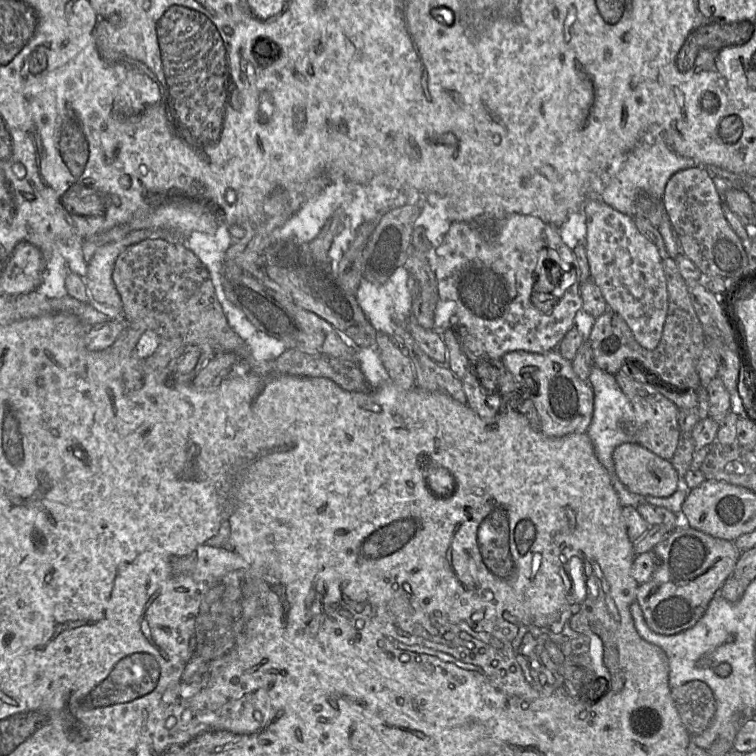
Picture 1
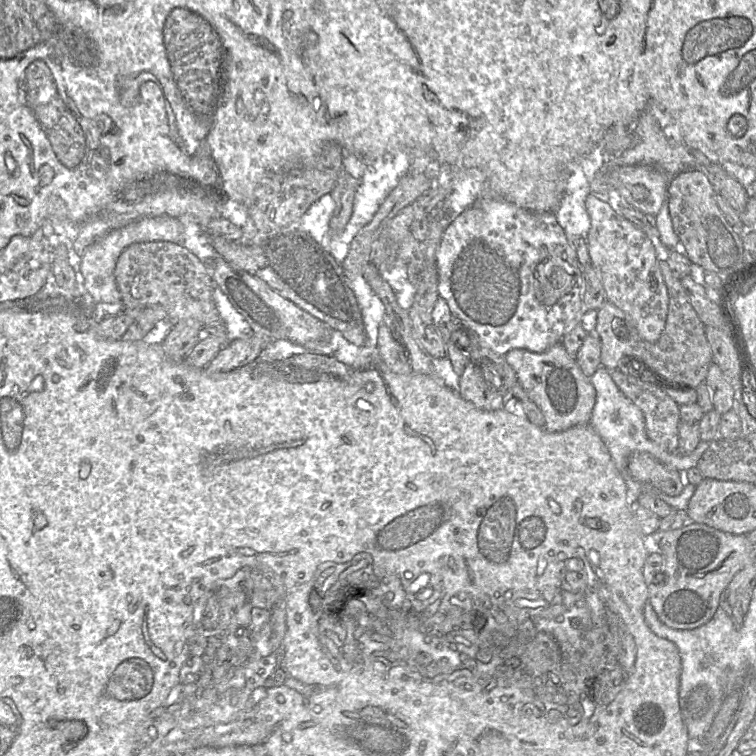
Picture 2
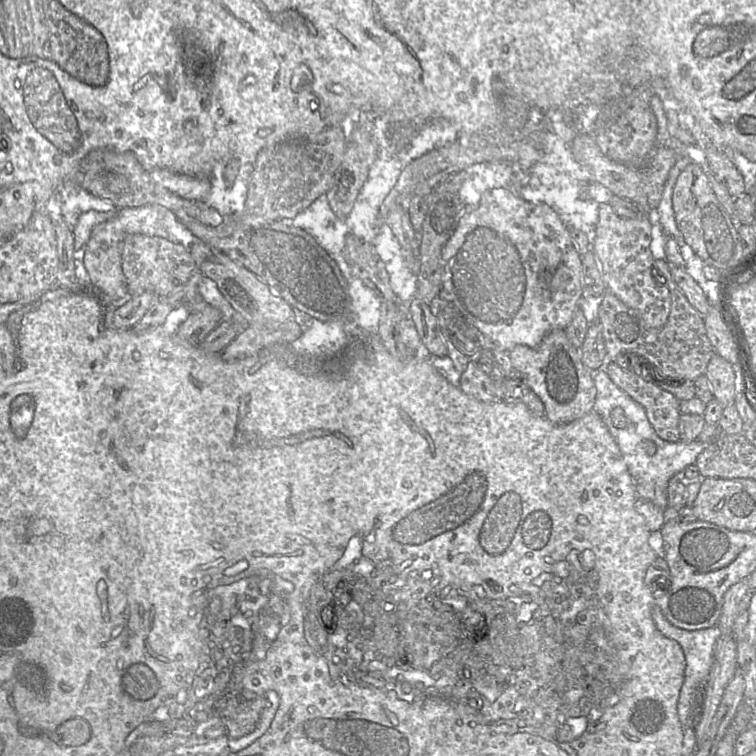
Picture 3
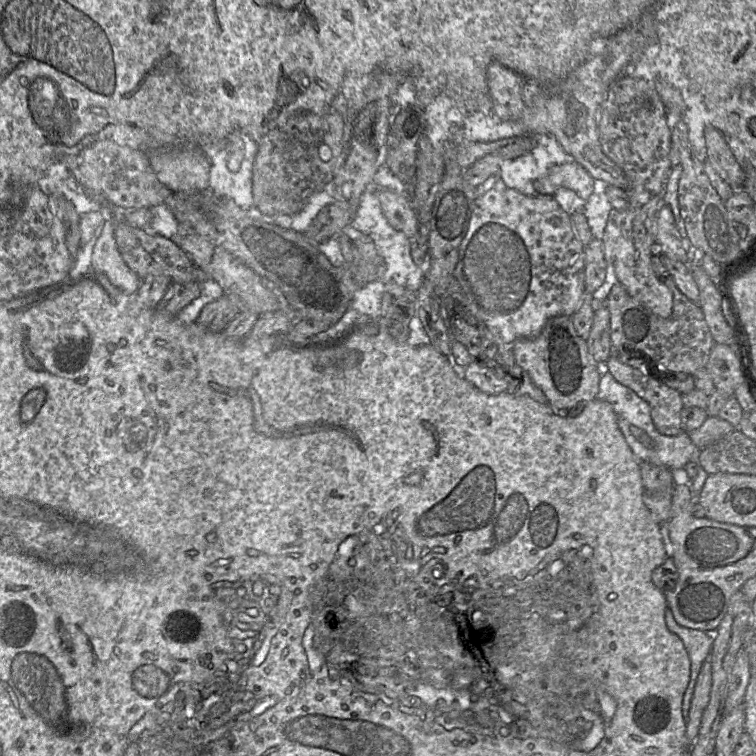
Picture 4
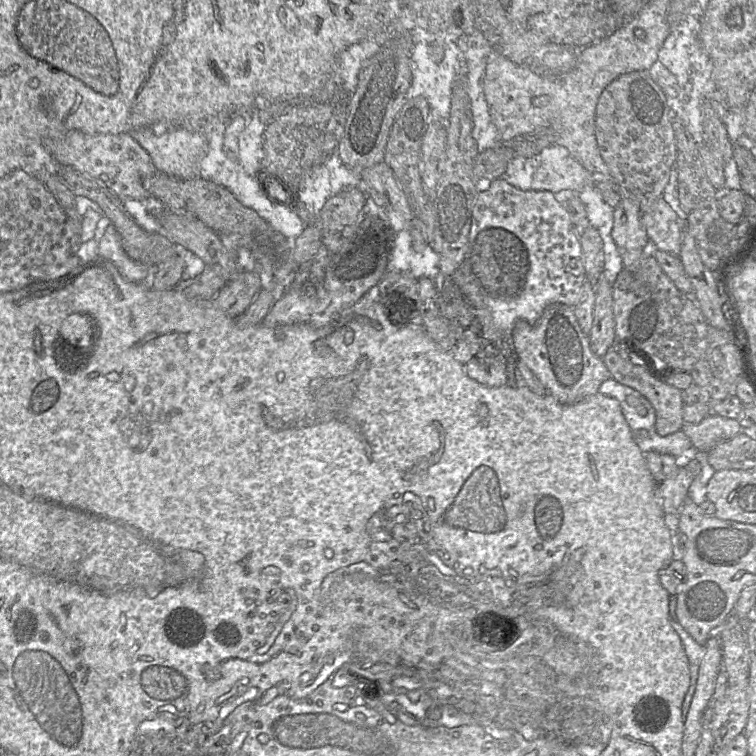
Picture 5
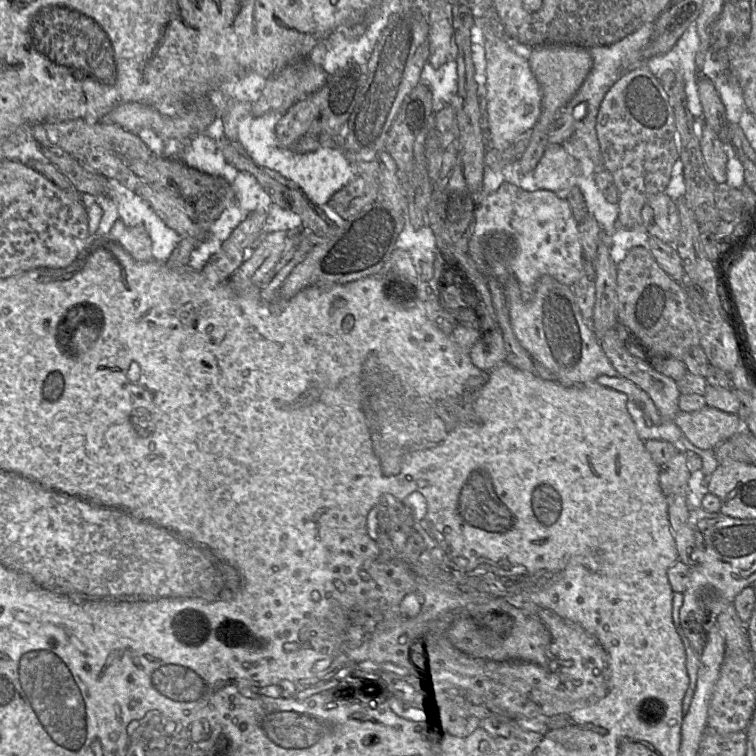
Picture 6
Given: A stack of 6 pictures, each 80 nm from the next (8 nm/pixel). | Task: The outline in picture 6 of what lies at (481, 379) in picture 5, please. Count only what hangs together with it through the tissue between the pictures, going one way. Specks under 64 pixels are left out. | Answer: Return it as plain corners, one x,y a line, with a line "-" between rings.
500,328
483,331
470,349
472,363
482,370
491,370
505,361
505,347

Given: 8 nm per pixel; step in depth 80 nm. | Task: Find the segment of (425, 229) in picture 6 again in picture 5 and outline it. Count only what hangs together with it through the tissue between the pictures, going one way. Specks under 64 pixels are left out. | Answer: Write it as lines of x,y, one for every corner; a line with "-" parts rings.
401,230
395,234
386,272
433,280
440,273
438,260
438,255
430,244
423,251
416,252
412,247
410,230

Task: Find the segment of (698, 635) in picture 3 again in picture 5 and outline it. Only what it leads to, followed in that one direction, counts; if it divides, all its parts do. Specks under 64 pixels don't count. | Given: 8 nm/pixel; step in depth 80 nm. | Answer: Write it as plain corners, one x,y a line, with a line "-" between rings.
670,618
670,624
682,642
689,664
690,684
682,704
682,718
684,721
695,692
699,666
705,654
705,646
699,645
677,621

